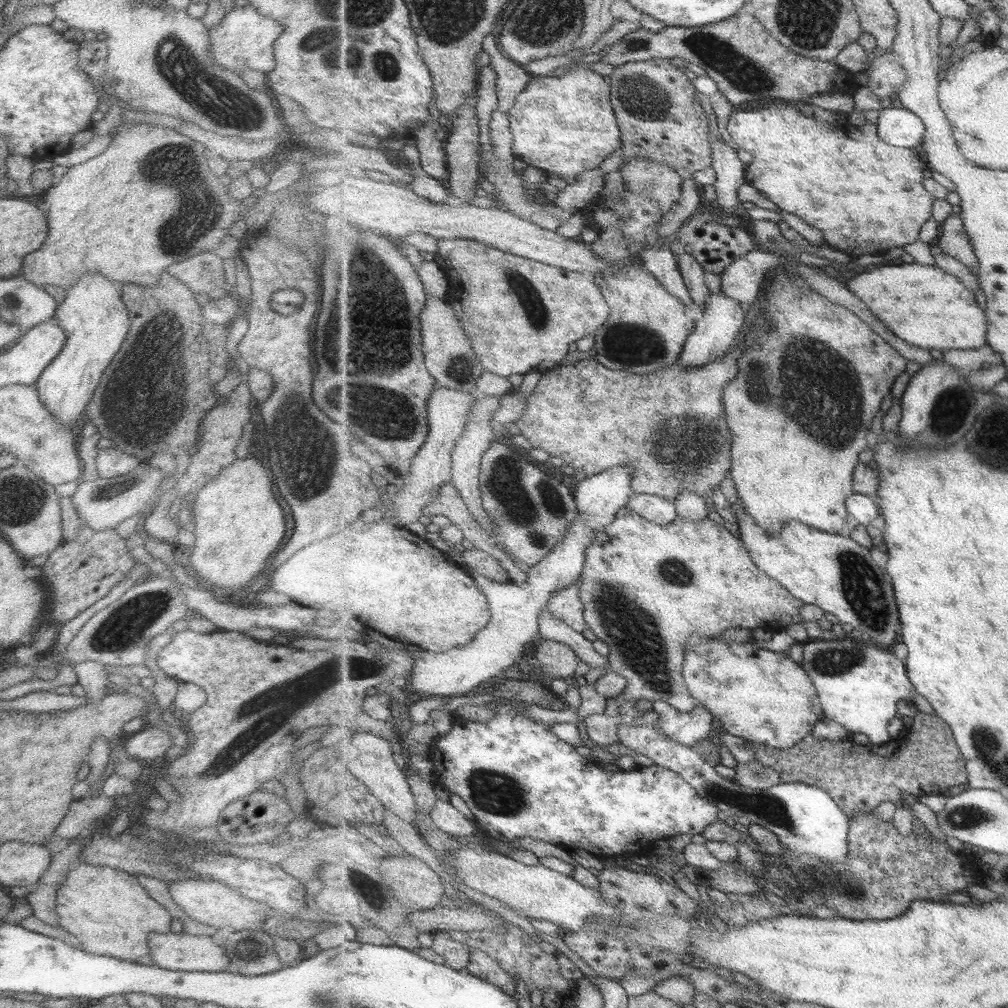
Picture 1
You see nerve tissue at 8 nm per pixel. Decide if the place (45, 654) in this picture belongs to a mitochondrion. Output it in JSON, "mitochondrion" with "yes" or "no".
{"mitochondrion":"no"}

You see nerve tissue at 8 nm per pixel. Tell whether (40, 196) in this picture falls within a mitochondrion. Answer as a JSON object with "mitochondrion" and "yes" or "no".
{"mitochondrion":"no"}

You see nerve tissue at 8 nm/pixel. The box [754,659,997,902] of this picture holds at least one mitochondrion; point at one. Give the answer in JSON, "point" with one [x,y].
{"point":[964,816]}

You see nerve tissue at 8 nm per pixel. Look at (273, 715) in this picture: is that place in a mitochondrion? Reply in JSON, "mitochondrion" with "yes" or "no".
{"mitochondrion":"yes"}

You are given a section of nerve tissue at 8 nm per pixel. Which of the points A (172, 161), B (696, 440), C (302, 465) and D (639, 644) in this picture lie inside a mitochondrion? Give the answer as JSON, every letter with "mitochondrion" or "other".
{"A":"mitochondrion","B":"mitochondrion","C":"mitochondrion","D":"mitochondrion"}

